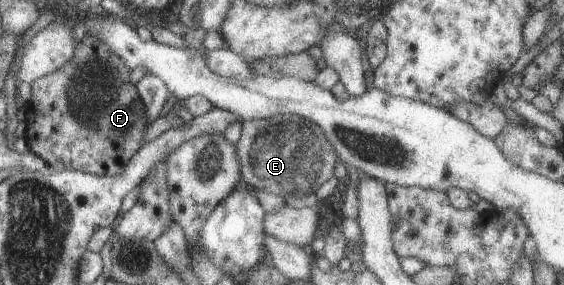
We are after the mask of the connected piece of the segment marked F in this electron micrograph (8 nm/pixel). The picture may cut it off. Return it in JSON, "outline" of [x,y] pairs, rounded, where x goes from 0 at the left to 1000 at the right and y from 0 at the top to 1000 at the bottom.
{"outline":[[[151,116],[144,144],[137,147],[128,189],[128,200],[110,235],[105,235],[90,260],[62,277],[53,295],[55,340],[44,361],[44,463],[43,491],[48,505],[50,526],[71,558],[80,565],[82,582],[87,582],[96,604],[108,604],[113,596],[135,596],[154,611],[167,611],[172,618],[204,618],[213,614],[230,554],[248,523],[252,509],[252,481],[259,460],[262,421],[259,418],[259,393],[255,365],[250,358],[241,309],[227,284],[229,242],[200,189],[190,165],[183,161],[172,137]]]}

